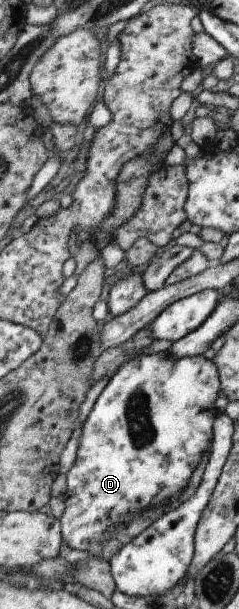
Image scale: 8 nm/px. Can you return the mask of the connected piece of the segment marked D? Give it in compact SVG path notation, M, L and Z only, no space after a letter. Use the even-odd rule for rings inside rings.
M166 350L141 354L124 362L109 377L83 421L74 463L65 473L66 507L59 522L61 536L72 552L107 562L125 543L169 511L172 505L167 507L167 500L179 496L202 454L209 451L213 419L218 414L214 407L218 391L216 366L202 354L180 359L171 358ZM140 509L142 513L134 521L120 522Z

